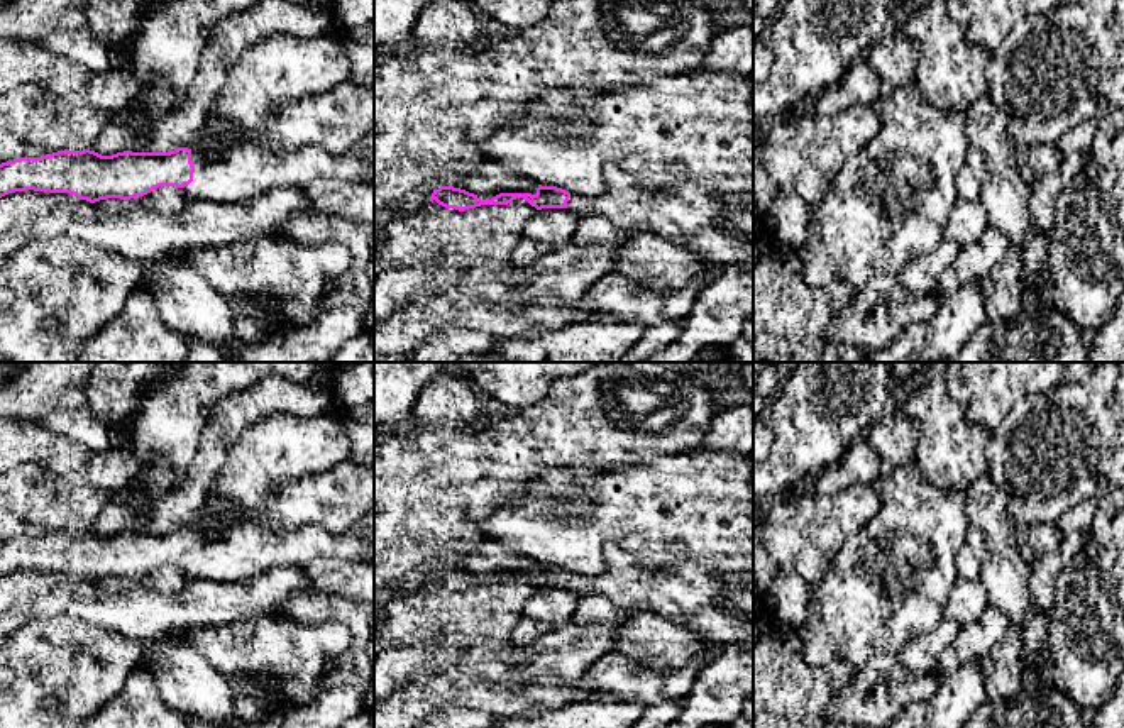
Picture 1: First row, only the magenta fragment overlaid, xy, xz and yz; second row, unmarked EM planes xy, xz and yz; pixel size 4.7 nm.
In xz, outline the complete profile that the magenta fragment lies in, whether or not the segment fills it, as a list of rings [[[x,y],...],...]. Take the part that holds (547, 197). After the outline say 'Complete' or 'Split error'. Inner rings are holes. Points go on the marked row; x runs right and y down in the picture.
[[[609,169],[606,173],[608,190],[599,196],[581,196],[557,186],[538,185],[537,193],[499,193],[491,200],[454,186],[440,186],[430,196],[445,208],[459,212],[481,205],[508,205],[525,198],[537,210],[567,208],[577,218],[587,213],[603,213],[620,229],[635,234],[657,234],[694,252],[706,262],[728,266],[731,262],[753,261],[753,193],[730,193],[723,196],[708,195],[696,183],[684,183],[664,190],[645,190],[628,173]]]. Split error

